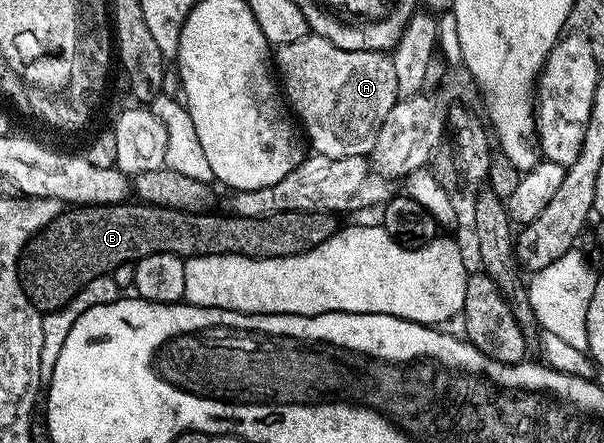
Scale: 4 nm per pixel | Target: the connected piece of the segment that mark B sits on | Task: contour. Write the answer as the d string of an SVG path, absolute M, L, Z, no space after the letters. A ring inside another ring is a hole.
M146 204L131 205L80 206L78 208L68 209L68 214L67 211L60 213L59 217L53 219L44 230L39 231L28 242L27 249L24 250L21 259L19 277L23 283L23 290L26 292L27 298L40 312L60 310L65 303L71 302L77 296L77 292L81 292L81 288L85 288L85 284L89 284L89 280L110 275L117 266L139 264L144 260L154 259L156 256L174 256L184 260L193 260L197 256L217 256L218 254L232 254L233 256L245 256L246 258L284 258L285 256L297 256L298 254L304 254L307 250L316 250L322 242L332 238L336 230L340 229L341 226L340 219L336 215L322 214L321 212L277 212L273 216L237 216L230 212L224 212L224 214L213 214L214 212L187 213L185 211L161 208L160 206L149 206Z

